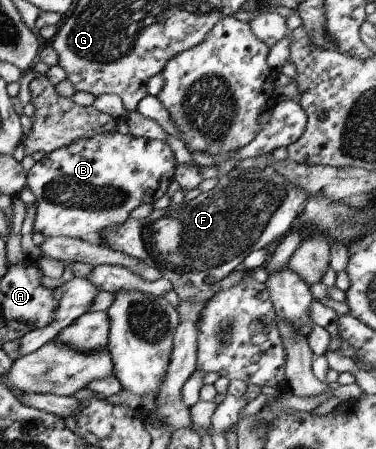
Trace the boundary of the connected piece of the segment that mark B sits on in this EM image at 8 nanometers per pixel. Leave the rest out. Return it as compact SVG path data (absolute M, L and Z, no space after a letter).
M107 131L60 146L35 161L26 172L26 187L34 194L37 205L32 234L37 232L45 239L60 236L81 238L89 232L97 232L100 236L103 229L110 229L127 221L133 208L161 198L173 180L176 165L173 153L163 141L135 137L131 133Z

